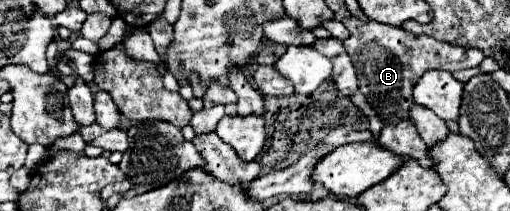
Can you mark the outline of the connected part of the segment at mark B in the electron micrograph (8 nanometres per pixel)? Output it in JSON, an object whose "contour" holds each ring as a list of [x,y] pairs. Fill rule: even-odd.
{"contour":[[[356,17],[344,19],[344,25],[352,33],[344,47],[348,55],[352,57],[352,63],[356,67],[358,85],[372,109],[380,115],[382,121],[388,121],[390,117],[384,115],[396,115],[398,119],[410,121],[410,107],[412,107],[412,89],[414,83],[430,69],[442,69],[442,71],[458,71],[458,69],[470,69],[478,67],[484,59],[484,53],[480,49],[466,49],[456,47],[444,41],[436,41],[428,35],[416,37],[412,33],[404,33],[400,27],[384,25],[378,21],[360,21]]]}

